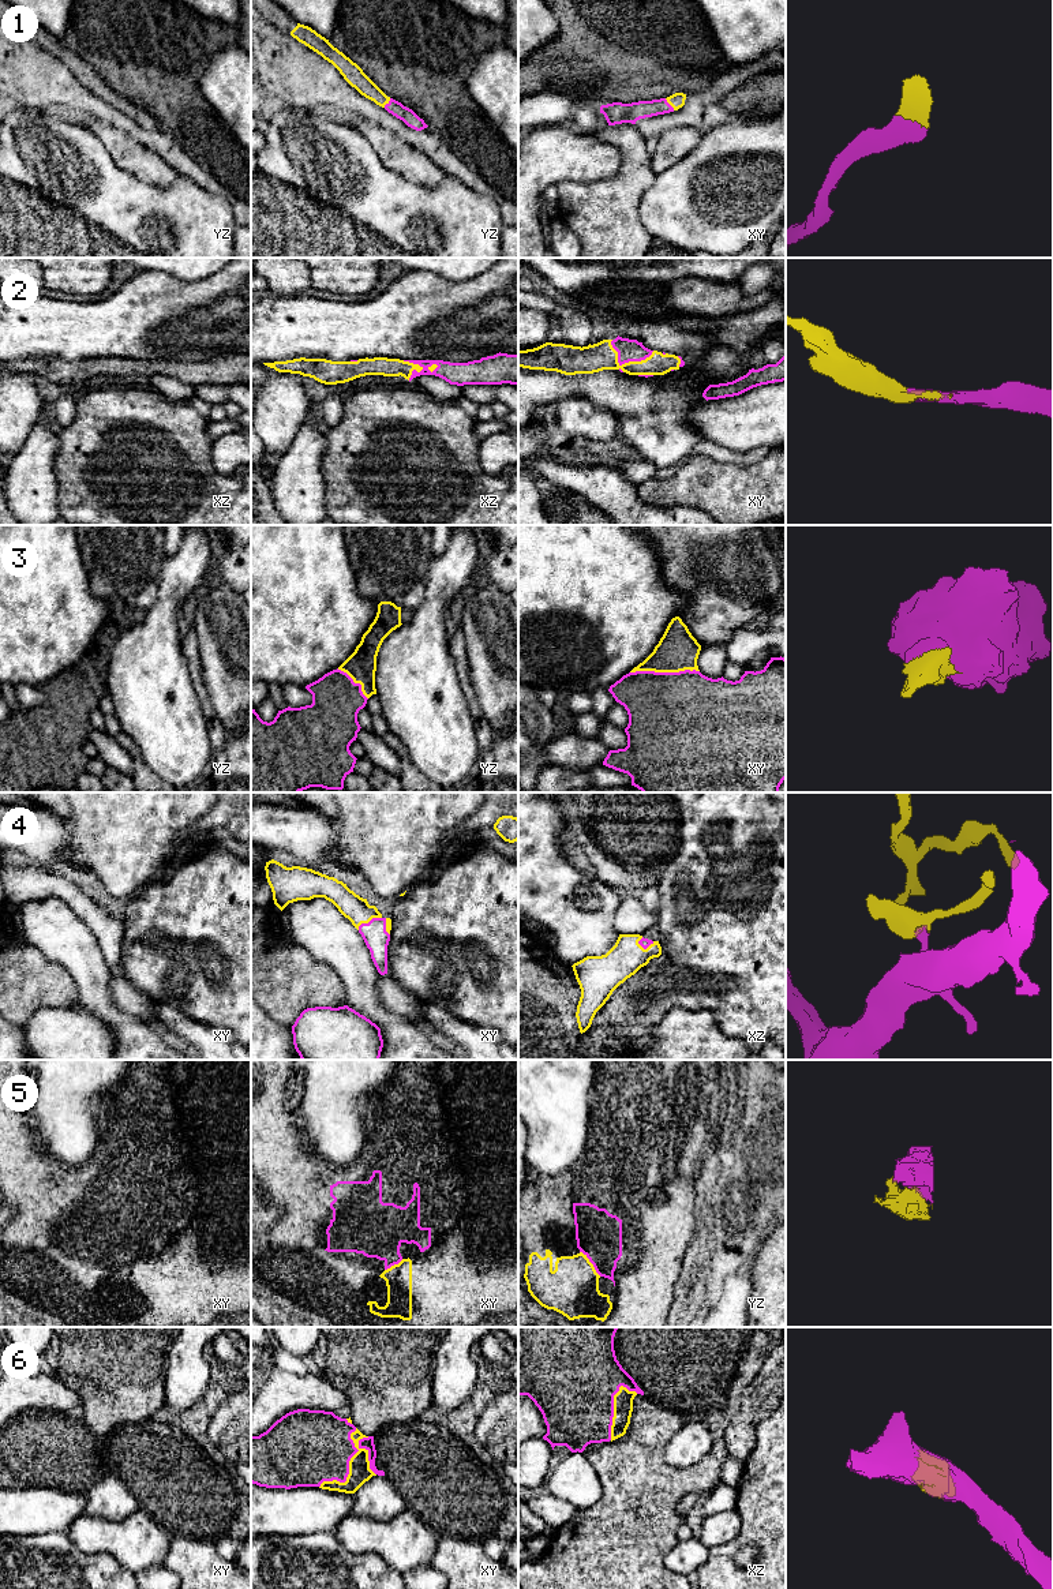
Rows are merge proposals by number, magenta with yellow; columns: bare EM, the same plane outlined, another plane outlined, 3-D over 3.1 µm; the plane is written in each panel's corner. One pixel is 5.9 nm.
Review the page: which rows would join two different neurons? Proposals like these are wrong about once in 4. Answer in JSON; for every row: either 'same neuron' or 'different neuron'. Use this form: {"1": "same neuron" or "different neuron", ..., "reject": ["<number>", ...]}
{"1": "same neuron", "2": "same neuron", "3": "same neuron", "4": "same neuron", "5": "different neuron", "6": "same neuron", "reject": ["5"]}

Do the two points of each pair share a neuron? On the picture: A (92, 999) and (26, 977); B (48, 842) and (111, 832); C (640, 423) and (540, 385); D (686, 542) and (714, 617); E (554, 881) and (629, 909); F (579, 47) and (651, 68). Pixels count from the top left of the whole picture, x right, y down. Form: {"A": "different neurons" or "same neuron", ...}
{"A": "different neurons", "B": "different neurons", "C": "same neuron", "D": "same neuron", "E": "different neurons", "F": "same neuron"}

